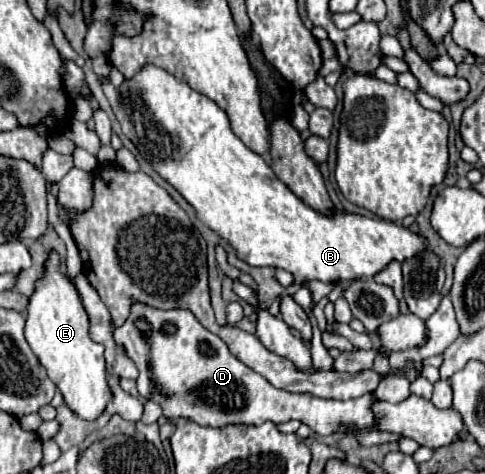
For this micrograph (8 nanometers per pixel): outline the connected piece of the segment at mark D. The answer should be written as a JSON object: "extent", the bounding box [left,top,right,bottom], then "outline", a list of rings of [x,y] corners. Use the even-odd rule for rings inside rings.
{"extent":[113,301,399,447],"outline":[[[133,301],[127,321],[113,329],[113,337],[139,369],[139,395],[159,403],[165,417],[183,417],[211,427],[221,427],[227,423],[285,423],[289,419],[299,419],[319,435],[347,431],[349,425],[355,425],[359,429],[355,431],[355,437],[365,447],[399,439],[399,435],[385,431],[365,431],[373,425],[373,415],[369,409],[373,397],[369,393],[349,401],[335,401],[313,397],[311,393],[291,393],[277,389],[265,377],[251,371],[245,363],[231,355],[227,345],[215,333],[205,329],[189,309],[161,311]],[[141,319],[147,323],[147,331],[139,327]]]}

